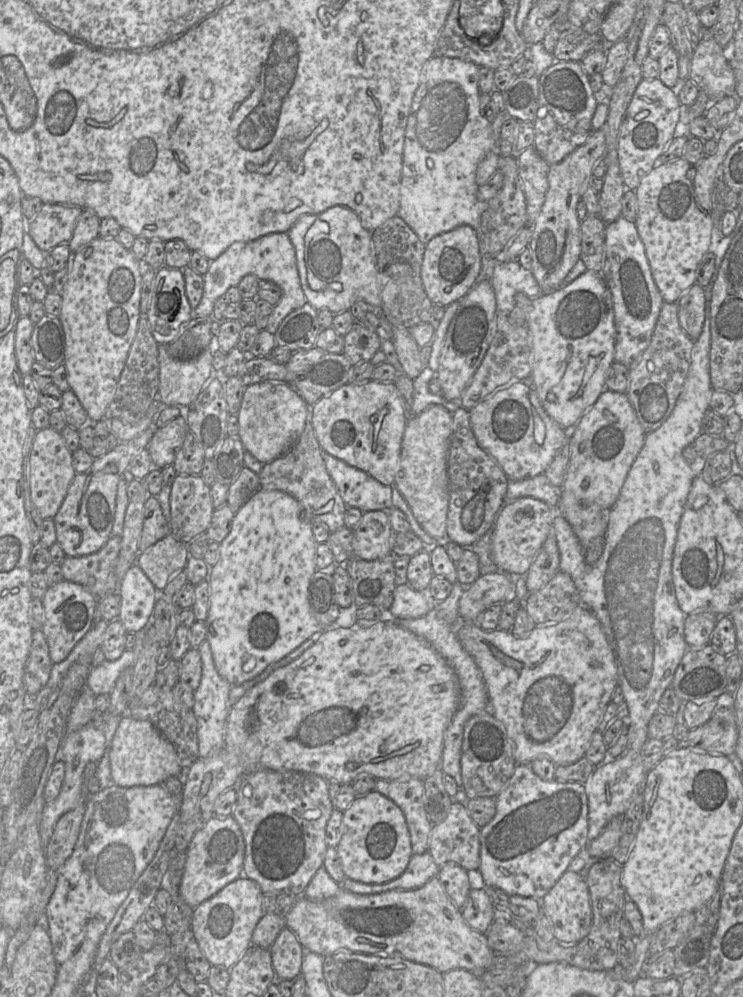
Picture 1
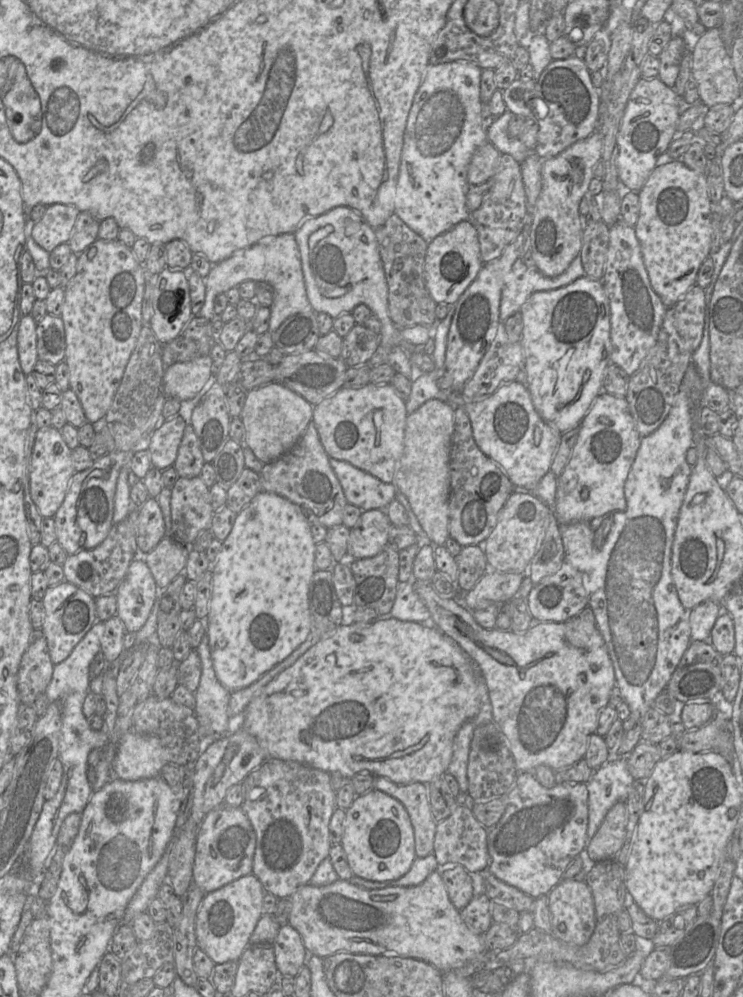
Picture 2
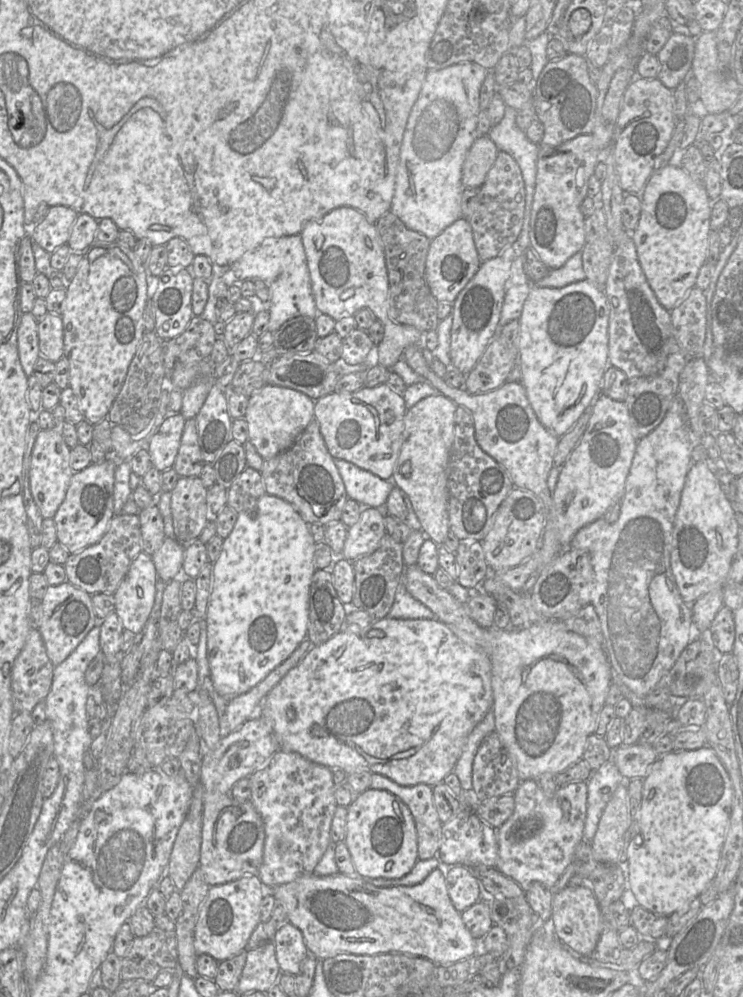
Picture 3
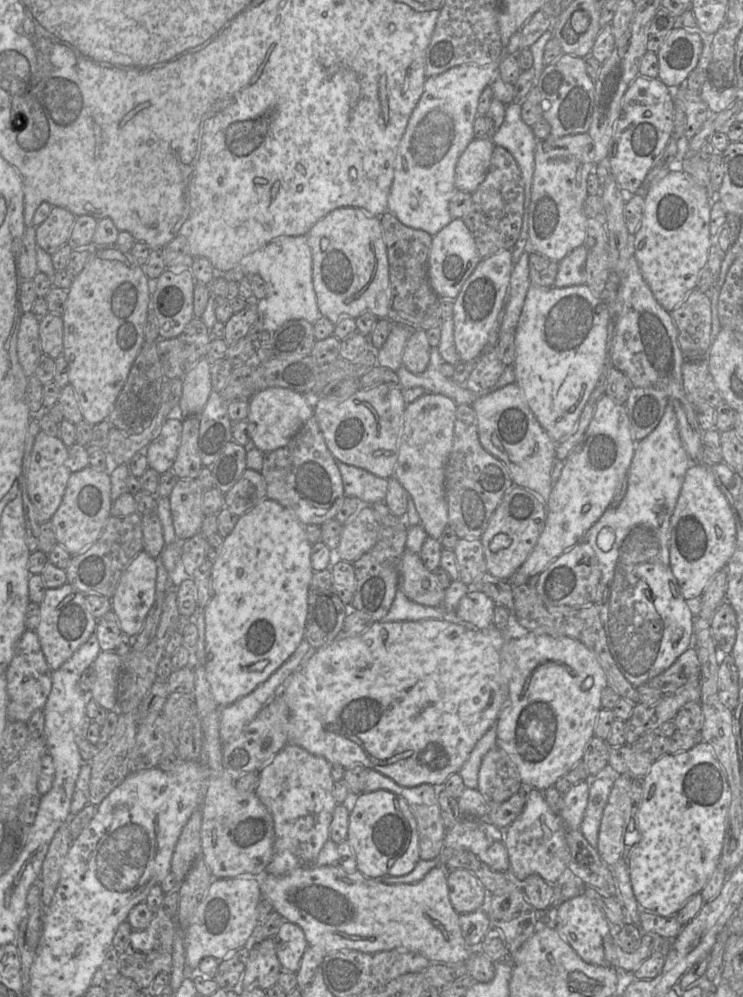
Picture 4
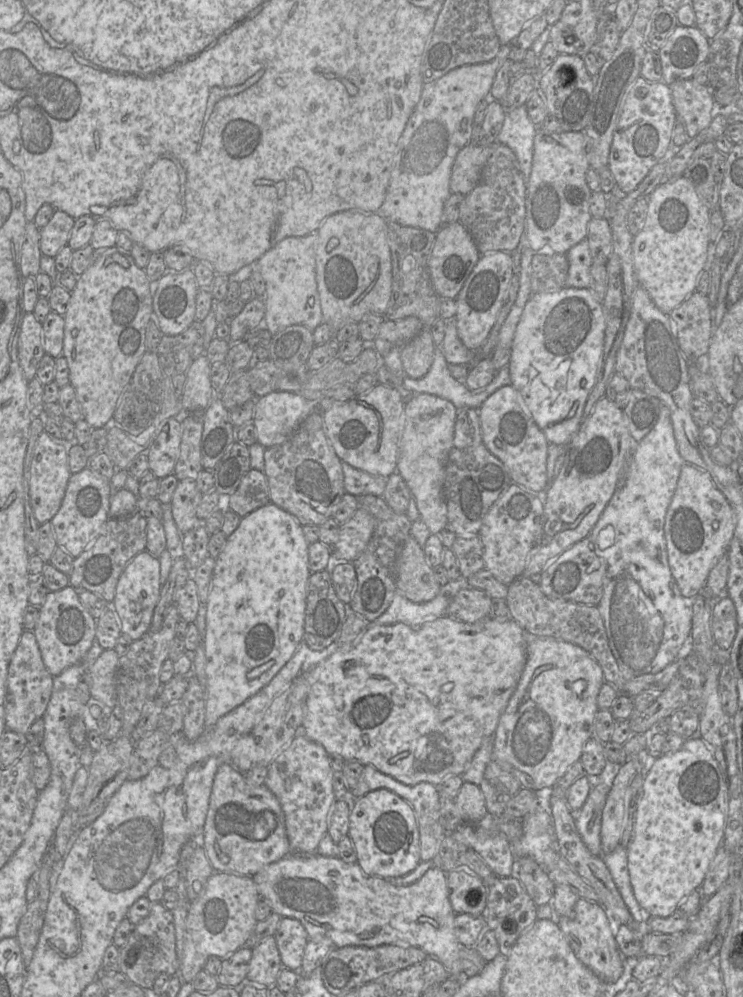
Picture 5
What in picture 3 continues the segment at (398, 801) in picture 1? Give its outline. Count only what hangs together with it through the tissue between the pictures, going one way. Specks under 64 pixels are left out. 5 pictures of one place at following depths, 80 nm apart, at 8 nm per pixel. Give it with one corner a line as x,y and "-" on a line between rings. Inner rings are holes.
373,773
370,788
386,790
400,798
409,808
417,831
418,859
437,856
443,823
433,800
433,787
427,784
401,786
389,778

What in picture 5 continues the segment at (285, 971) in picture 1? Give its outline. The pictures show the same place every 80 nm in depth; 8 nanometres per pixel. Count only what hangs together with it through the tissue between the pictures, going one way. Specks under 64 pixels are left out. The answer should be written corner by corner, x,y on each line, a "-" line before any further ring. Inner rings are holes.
282,917
274,935
282,966
299,971
302,965
308,934
297,919

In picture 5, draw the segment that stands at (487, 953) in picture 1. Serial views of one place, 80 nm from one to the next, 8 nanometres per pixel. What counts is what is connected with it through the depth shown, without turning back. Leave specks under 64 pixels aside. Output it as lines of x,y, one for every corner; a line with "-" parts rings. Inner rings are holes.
314,853
314,854
289,854
285,857
283,857
282,859
278,860
277,862
267,865
262,870
260,870
258,873
253,875
252,878
257,886
257,890
260,894
260,898
264,899
266,902
268,902
268,904
270,905
270,907
272,909
272,912
280,915
281,917
290,917
290,918
299,920
301,922
301,924
304,926
304,928
308,934
308,940
309,940
309,938
313,938
315,936
325,936
325,937
328,937
333,942
335,948
345,947
345,946
377,947
377,946
381,946
381,945
393,945
393,944
398,945
398,946
417,947
417,948
422,949
425,953
427,953
428,957
437,958
444,965
444,967
447,969
447,971
450,973
450,975
452,976
451,978
456,978
461,981
463,981
464,978
469,978
469,977
463,976
463,971
461,969
461,962
460,962
460,958
459,958
459,942
457,941
457,938
455,935
455,916
456,916
456,914
453,911
452,906
450,904
450,900
449,900
448,887
447,887
447,873
443,872
439,868
436,868
436,867
430,868
418,881
416,881
415,883
413,883
411,885
396,886
396,885
393,885
389,880
387,880
385,878
365,874
357,863
346,863
343,860
341,860
339,857
324,857
317,853

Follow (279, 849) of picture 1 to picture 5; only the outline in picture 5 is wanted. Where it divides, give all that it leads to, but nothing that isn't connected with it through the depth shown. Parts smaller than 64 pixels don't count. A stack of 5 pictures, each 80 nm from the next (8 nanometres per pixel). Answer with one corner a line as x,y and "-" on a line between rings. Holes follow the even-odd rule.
303,733
295,736
269,764
264,785
277,797
283,809
290,854
314,854
322,837
328,833
329,815
336,801
333,791
334,773
329,764
329,754
326,749

